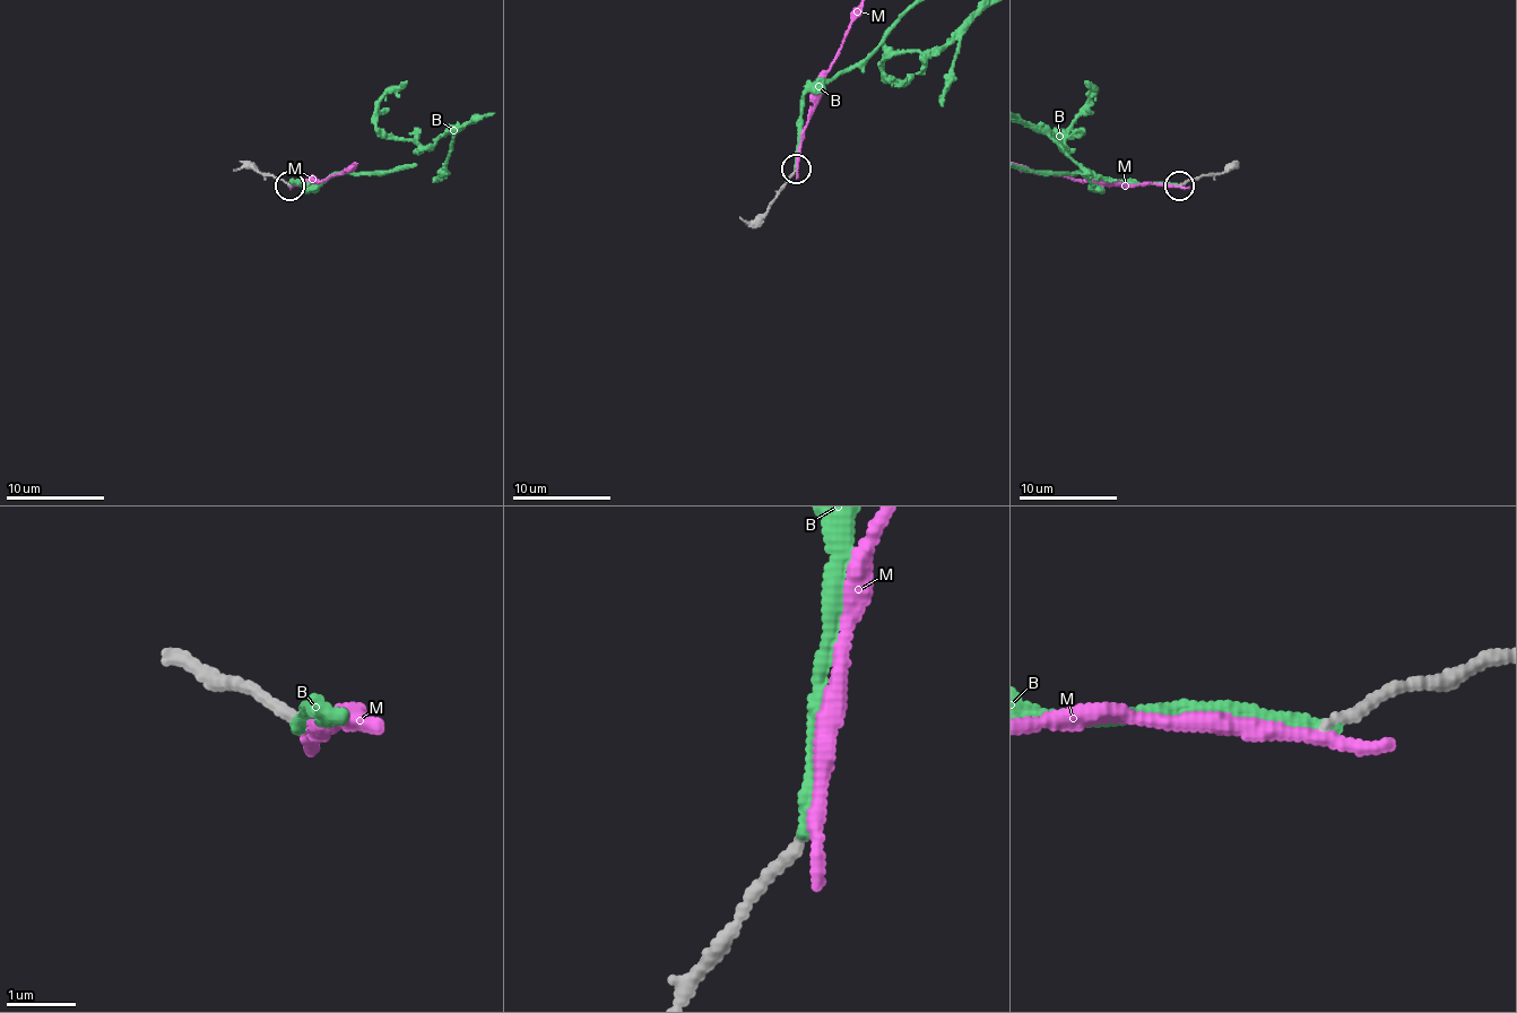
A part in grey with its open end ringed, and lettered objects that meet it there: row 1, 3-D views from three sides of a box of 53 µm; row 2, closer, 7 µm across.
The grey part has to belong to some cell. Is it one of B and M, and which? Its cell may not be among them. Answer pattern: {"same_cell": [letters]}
{"same_cell": []}

